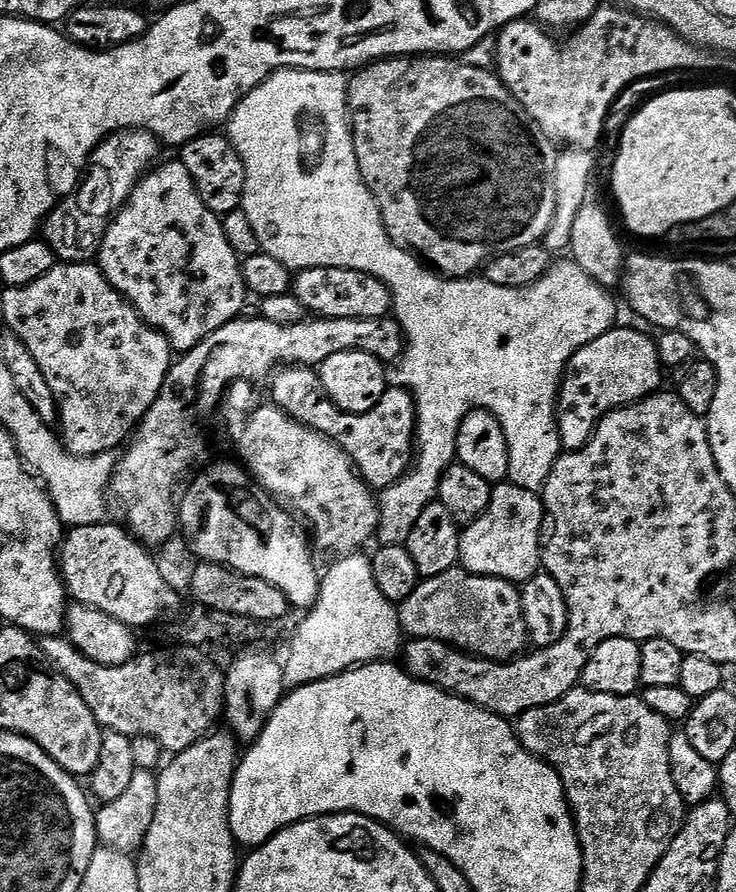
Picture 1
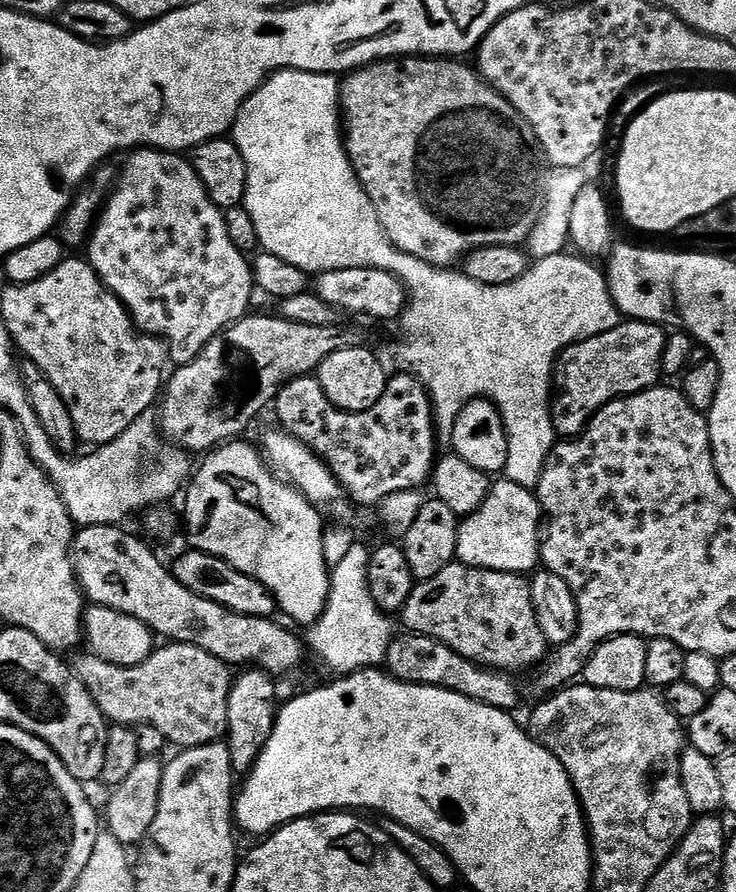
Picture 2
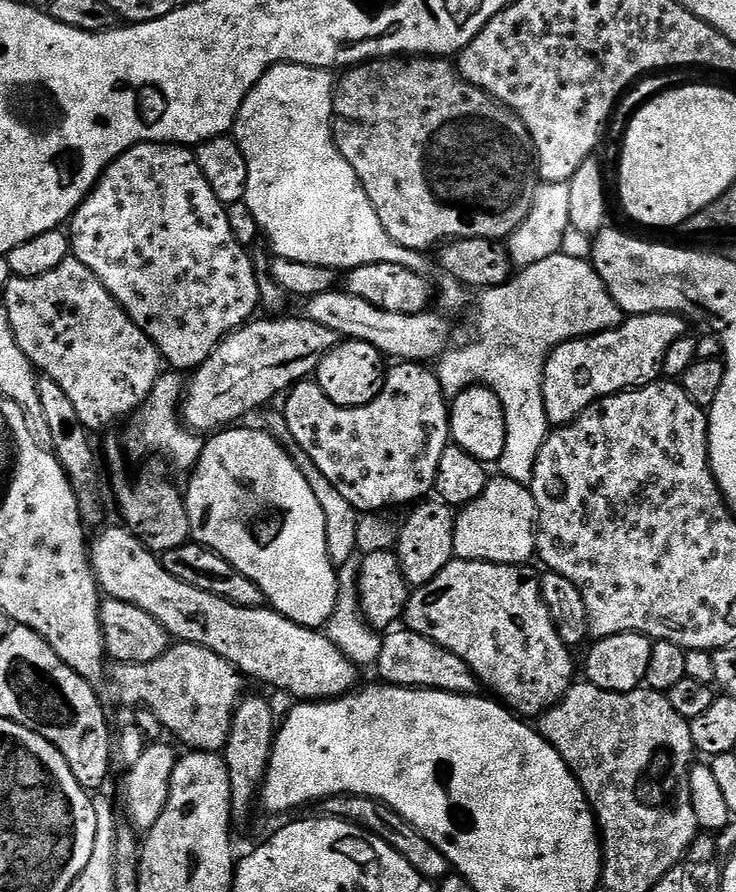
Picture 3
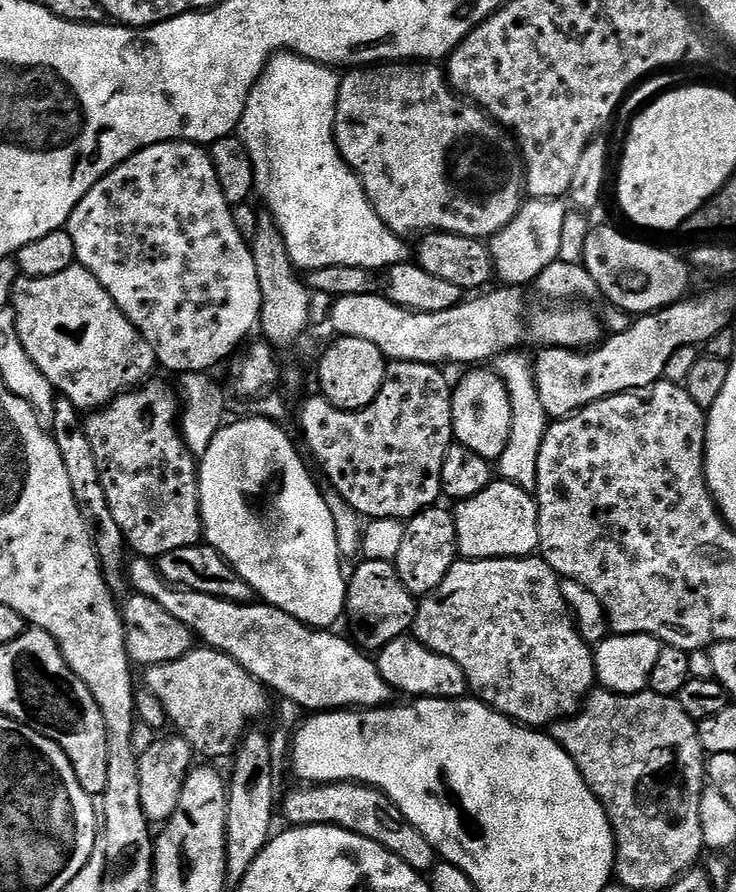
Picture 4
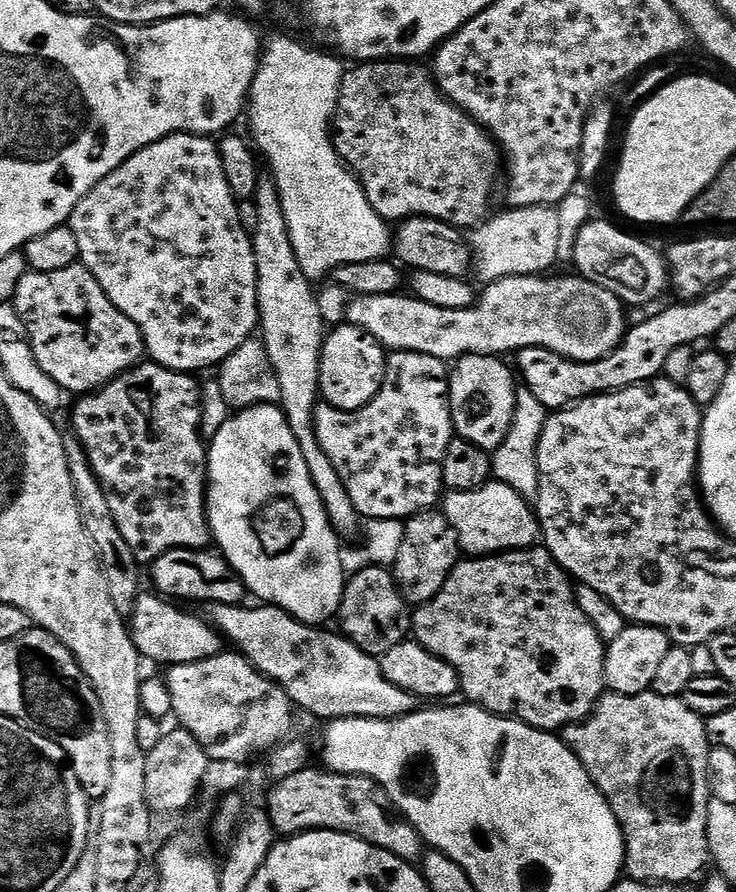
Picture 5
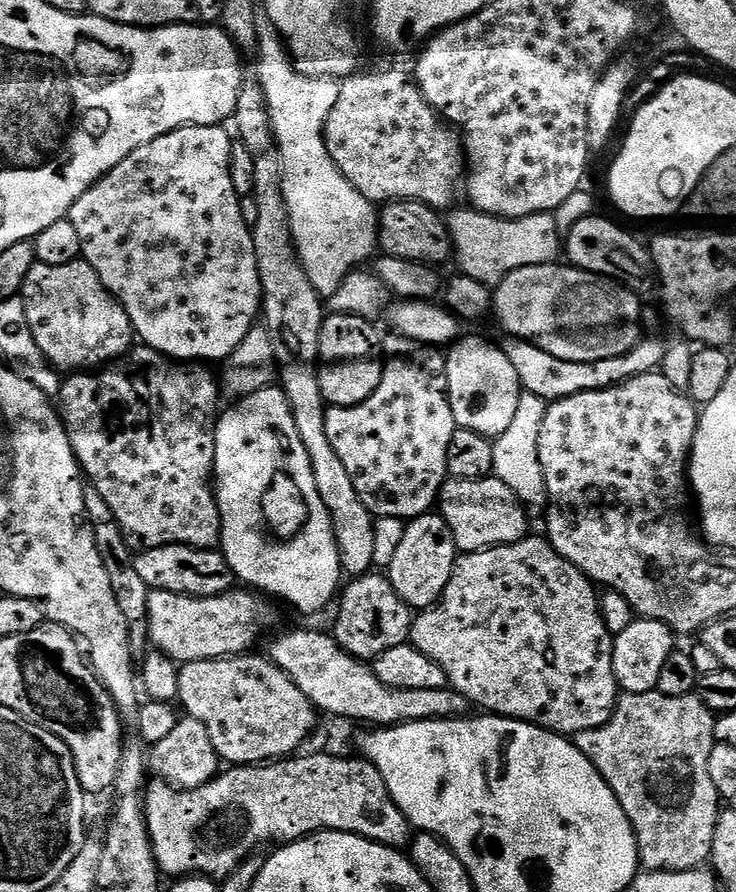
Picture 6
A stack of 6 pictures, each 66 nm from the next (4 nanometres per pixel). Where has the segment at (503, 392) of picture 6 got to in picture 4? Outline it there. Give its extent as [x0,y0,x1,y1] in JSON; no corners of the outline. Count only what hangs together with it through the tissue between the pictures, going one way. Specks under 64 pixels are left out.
[452,366,512,462]

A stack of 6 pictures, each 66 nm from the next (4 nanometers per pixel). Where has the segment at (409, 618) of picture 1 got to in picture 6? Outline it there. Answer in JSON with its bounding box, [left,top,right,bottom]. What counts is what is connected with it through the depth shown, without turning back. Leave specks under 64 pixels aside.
[410,534,618,738]

